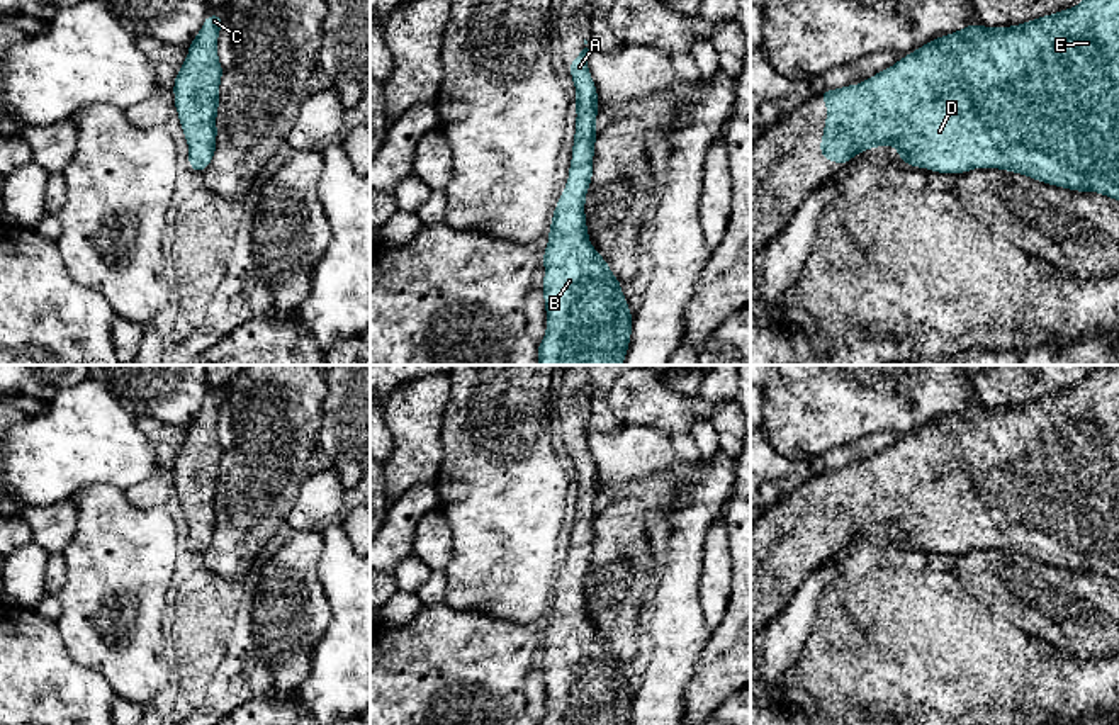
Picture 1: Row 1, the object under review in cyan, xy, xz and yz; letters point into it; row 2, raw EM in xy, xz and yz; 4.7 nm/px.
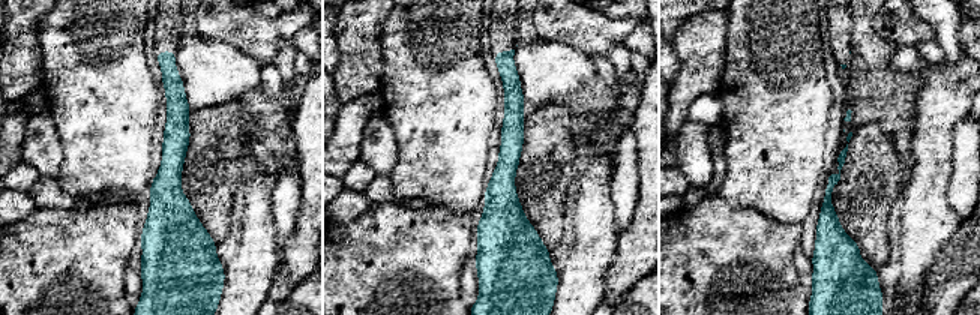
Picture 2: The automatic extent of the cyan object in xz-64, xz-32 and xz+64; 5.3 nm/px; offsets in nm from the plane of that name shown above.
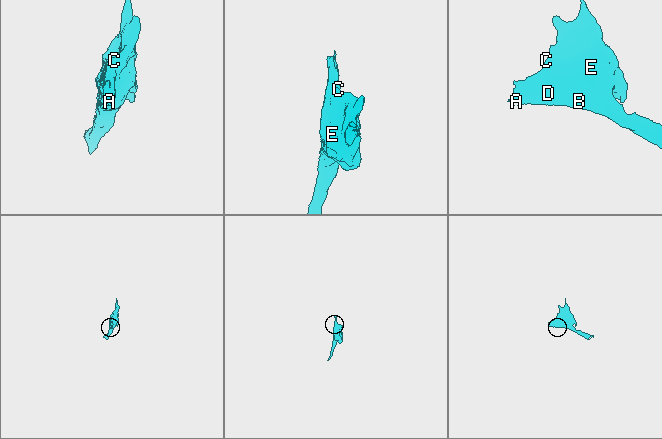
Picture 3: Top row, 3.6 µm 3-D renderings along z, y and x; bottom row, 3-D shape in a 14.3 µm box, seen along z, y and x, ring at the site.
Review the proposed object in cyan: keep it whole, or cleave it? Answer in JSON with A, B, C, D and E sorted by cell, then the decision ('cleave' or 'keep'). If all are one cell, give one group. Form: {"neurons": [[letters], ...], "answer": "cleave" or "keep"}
{"neurons": [["A", "B", "C", "D", "E"]], "answer": "keep"}

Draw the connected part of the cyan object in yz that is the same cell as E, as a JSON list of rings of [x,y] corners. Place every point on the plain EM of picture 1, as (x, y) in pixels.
[[[1107,365],[1077,387],[1019,406],[988,409],[970,404],[929,421],[859,465],[825,469],[820,481],[829,487],[820,537],[839,547],[866,530],[891,526],[910,548],[946,555],[998,548],[1119,581],[1119,365]]]

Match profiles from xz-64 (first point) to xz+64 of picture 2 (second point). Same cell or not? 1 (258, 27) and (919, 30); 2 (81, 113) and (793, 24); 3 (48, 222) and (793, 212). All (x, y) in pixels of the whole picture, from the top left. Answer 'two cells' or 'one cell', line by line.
1: one cell
2: one cell
3: two cells

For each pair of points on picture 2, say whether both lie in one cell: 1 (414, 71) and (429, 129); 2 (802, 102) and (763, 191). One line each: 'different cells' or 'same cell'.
1: same cell
2: same cell

